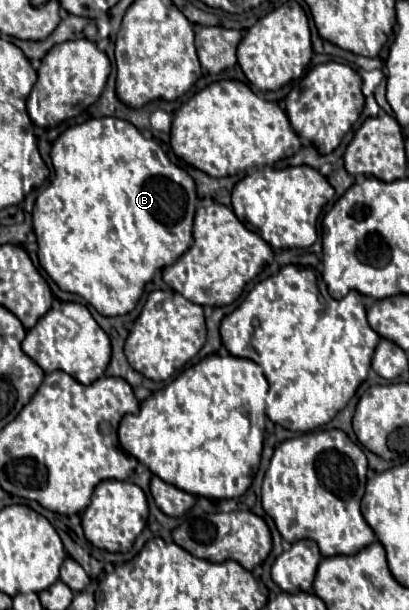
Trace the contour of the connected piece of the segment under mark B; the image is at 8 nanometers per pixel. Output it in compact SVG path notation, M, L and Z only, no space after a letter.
M102 117L102 119L90 119L82 125L74 125L68 131L64 131L52 145L52 165L56 171L54 181L38 195L36 203L34 203L34 233L38 239L38 261L44 267L44 271L52 277L52 281L68 293L76 293L82 299L86 299L100 315L106 317L118 317L118 315L126 315L130 313L142 293L144 293L144 285L148 281L152 281L156 271L162 271L164 267L172 265L190 245L192 245L192 219L194 219L194 211L196 211L196 185L194 179L180 167L176 167L166 153L160 149L160 145L152 139L146 139L132 123L118 119L118 117Z

